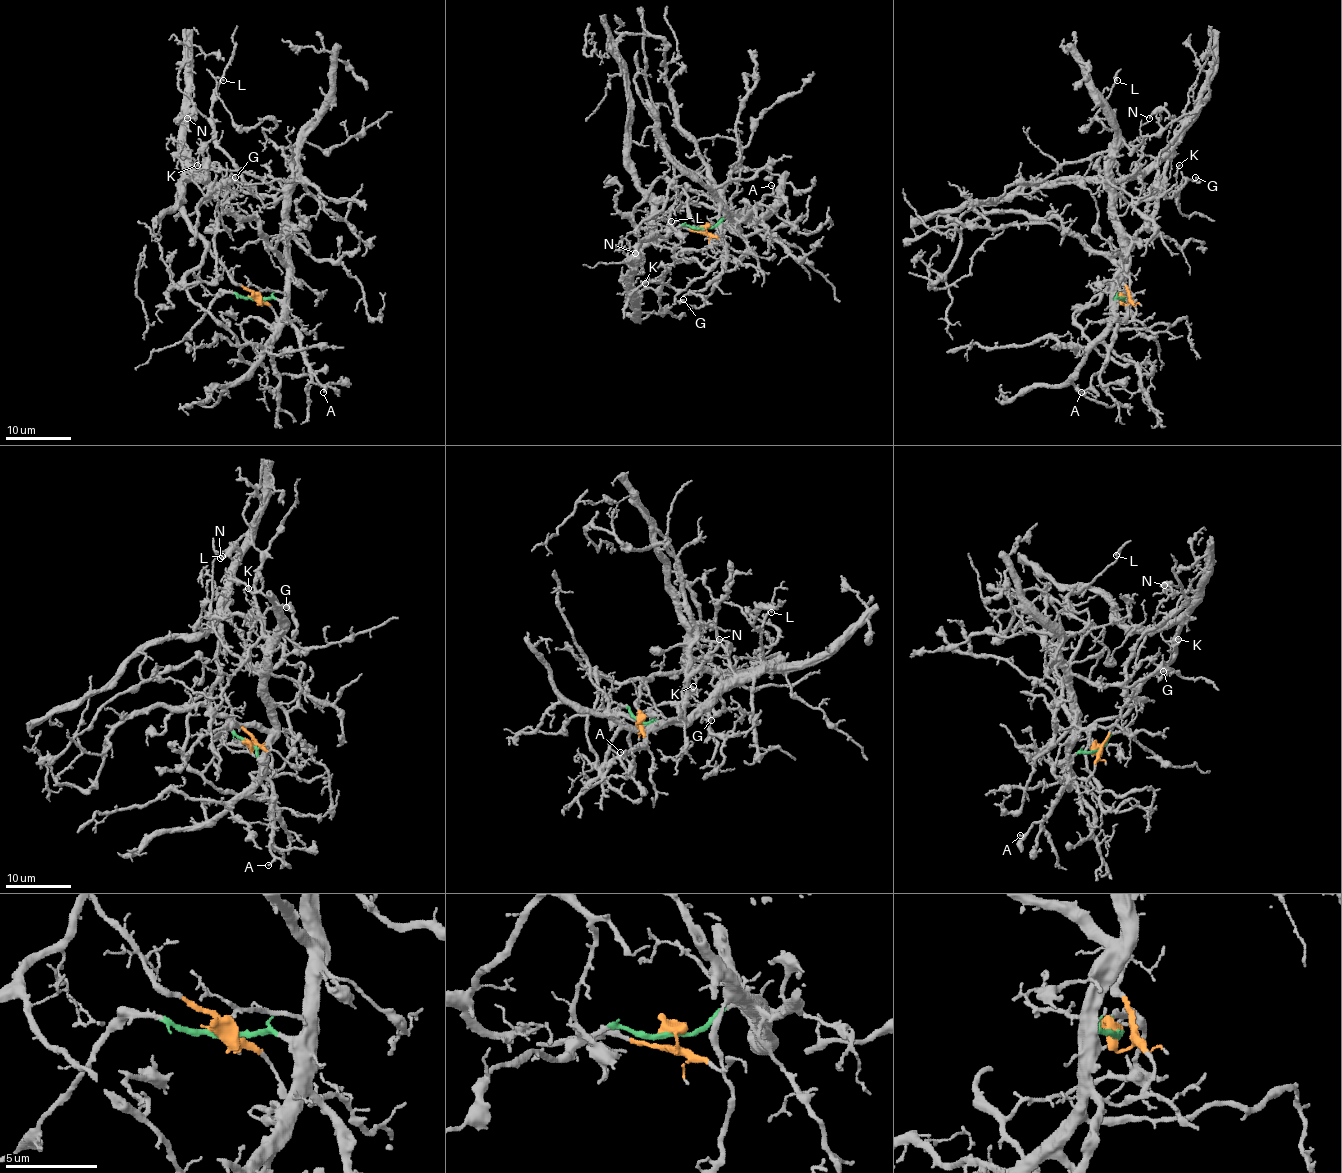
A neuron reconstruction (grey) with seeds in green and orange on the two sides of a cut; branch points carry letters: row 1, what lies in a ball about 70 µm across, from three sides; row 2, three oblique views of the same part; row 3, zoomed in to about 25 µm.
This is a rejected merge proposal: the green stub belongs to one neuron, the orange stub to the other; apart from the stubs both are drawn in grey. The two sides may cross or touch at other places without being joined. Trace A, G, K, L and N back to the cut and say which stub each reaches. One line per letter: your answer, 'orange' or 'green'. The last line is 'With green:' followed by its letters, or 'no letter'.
A: green
G: green
K: orange
L: green
N: orange
With green: A, G, L

